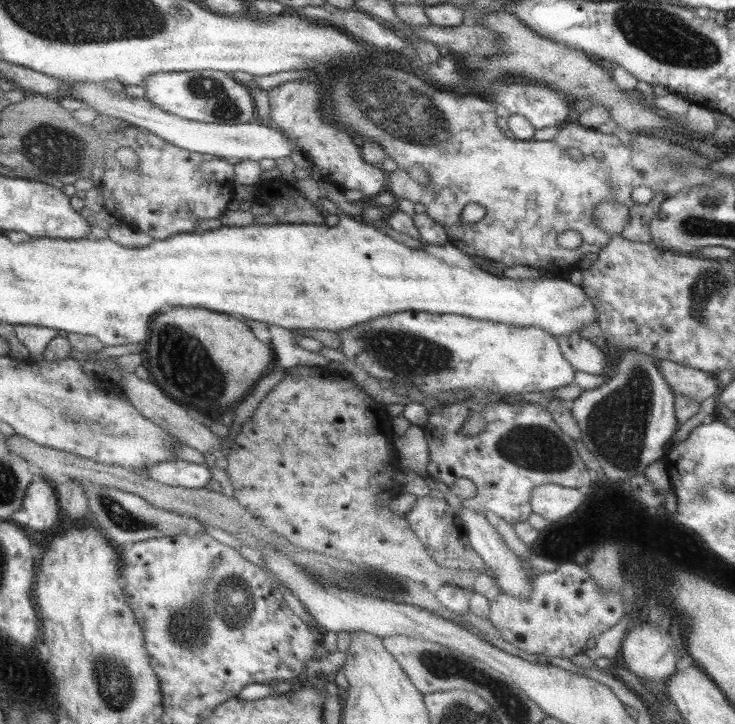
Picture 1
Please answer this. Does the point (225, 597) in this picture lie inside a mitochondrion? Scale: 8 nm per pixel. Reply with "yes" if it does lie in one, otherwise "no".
yes

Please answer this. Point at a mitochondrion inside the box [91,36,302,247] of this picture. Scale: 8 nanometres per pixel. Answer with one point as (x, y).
(207, 90)

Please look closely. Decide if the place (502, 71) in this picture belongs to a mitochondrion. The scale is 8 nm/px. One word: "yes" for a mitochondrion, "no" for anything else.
yes

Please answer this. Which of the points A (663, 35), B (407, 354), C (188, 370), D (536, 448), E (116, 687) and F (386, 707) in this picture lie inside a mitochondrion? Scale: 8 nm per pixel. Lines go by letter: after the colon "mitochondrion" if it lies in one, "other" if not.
A: mitochondrion
B: mitochondrion
C: mitochondrion
D: mitochondrion
E: mitochondrion
F: other

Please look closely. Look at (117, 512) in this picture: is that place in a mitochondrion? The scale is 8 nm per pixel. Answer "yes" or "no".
yes

